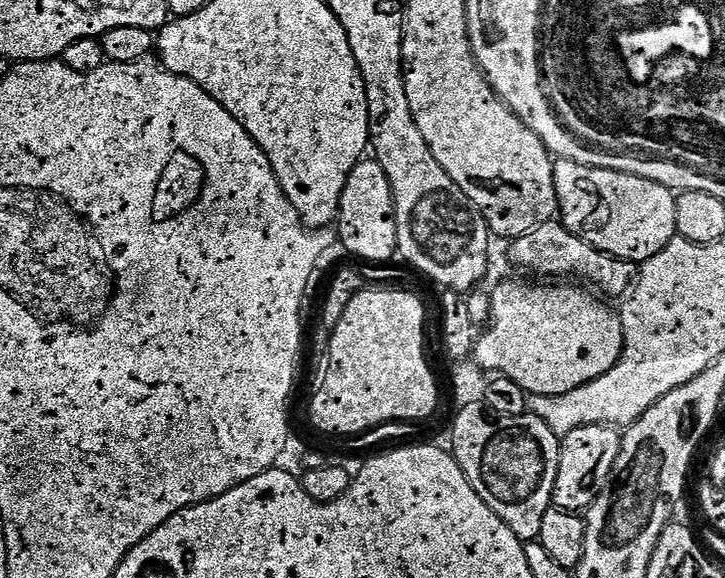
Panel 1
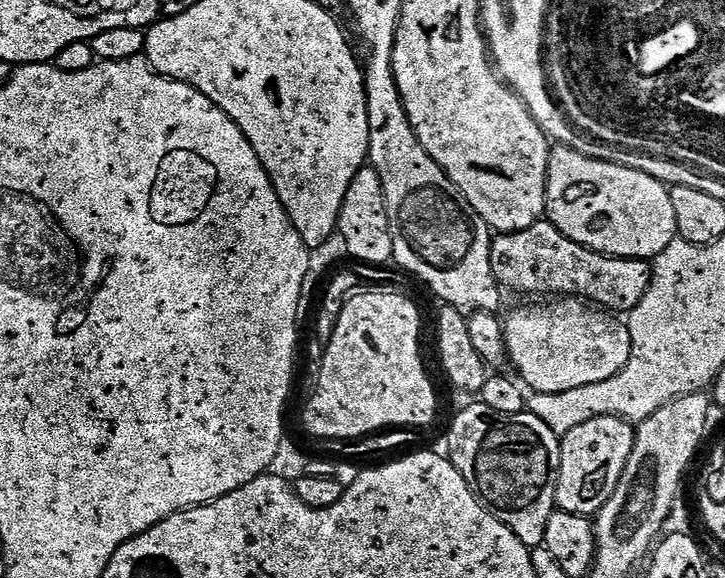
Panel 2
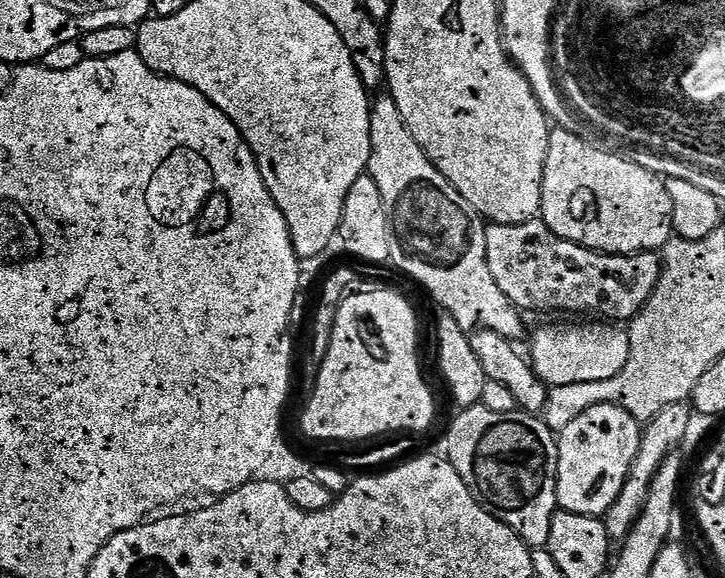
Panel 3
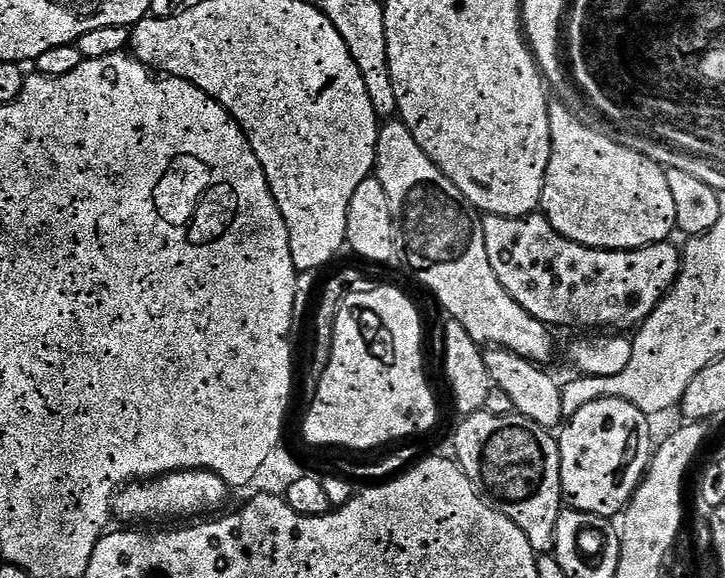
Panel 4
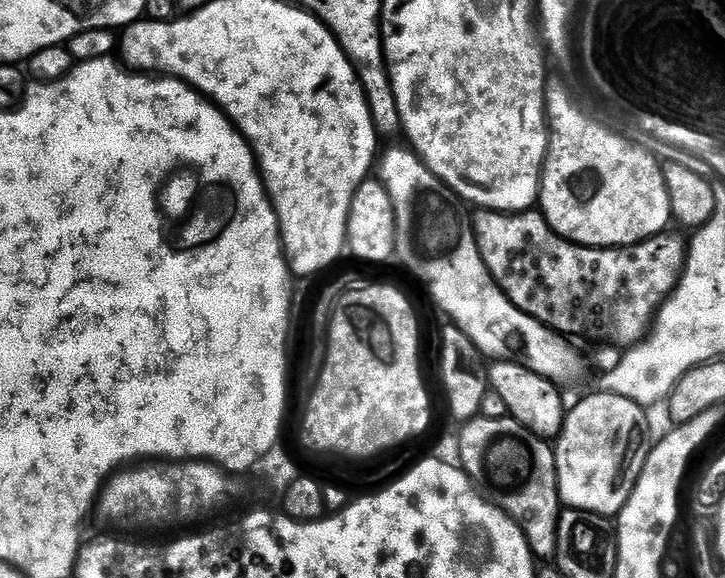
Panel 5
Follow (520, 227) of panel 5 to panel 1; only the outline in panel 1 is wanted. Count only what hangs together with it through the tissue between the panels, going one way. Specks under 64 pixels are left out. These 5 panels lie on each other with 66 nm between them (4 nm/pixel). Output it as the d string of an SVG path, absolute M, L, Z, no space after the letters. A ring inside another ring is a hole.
M559 219L547 220L545 224L539 224L533 232L527 232L524 236L517 236L511 241L508 248L508 256L520 268L525 268L528 272L533 272L536 278L556 278L552 276L577 276L585 285L591 286L601 297L620 296L624 298L631 293L637 279L638 268L631 260L623 260L617 256L607 256L604 252L599 252L597 248L591 248L582 238L578 238Z

